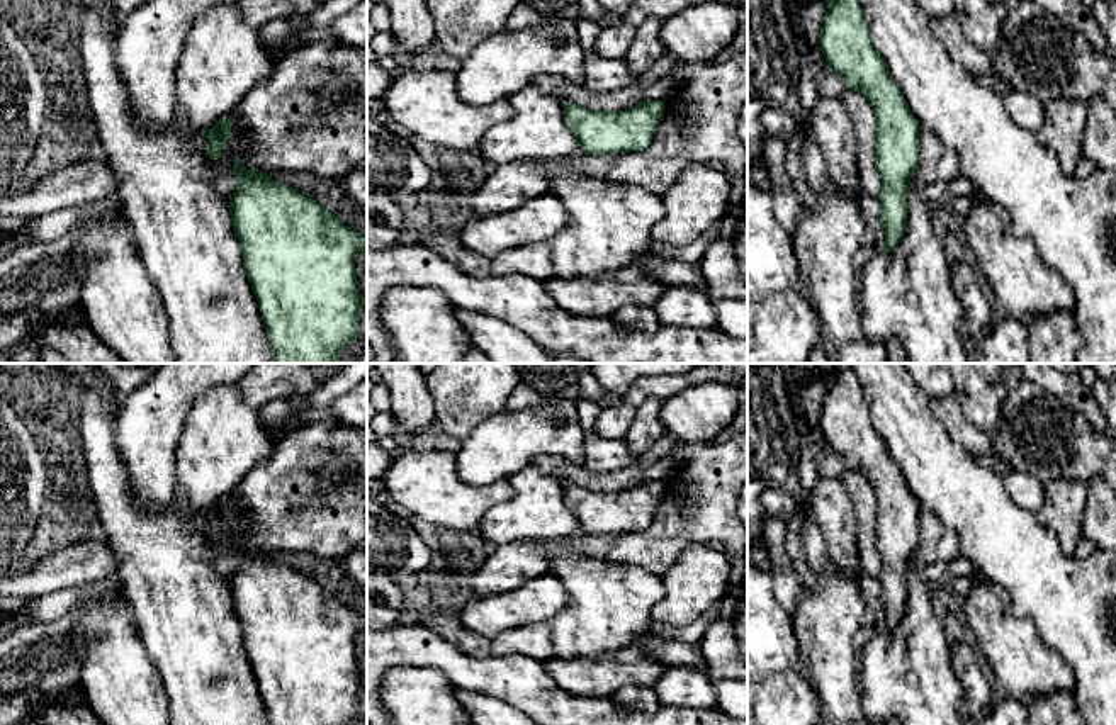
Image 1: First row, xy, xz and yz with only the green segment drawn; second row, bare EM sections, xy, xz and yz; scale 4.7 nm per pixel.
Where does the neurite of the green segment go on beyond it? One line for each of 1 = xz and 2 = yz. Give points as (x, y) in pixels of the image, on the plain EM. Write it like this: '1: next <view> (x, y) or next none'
1: next none
2: next none

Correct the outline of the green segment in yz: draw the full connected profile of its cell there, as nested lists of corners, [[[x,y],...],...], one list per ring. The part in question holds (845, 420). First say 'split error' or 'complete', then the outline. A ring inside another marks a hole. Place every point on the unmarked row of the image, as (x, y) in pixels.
complete | [[[839,363],[837,372],[822,377],[827,382],[819,416],[822,435],[846,469],[863,474],[875,491],[880,610],[885,630],[892,633],[905,615],[907,570],[917,548],[921,506],[873,428],[870,406],[851,367]]]

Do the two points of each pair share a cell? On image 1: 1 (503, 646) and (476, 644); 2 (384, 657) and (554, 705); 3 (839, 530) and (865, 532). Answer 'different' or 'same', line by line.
1: same
2: same
3: different

